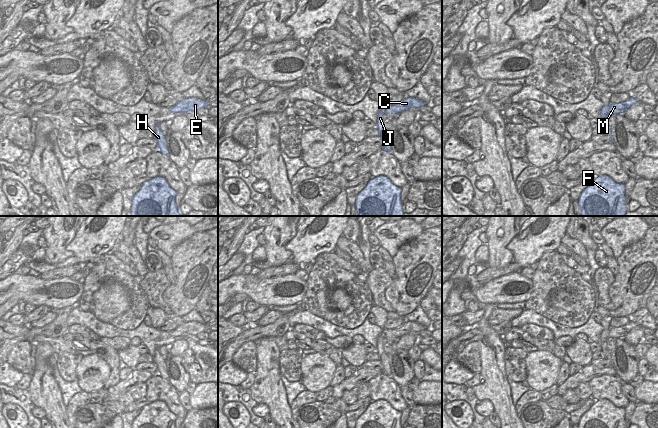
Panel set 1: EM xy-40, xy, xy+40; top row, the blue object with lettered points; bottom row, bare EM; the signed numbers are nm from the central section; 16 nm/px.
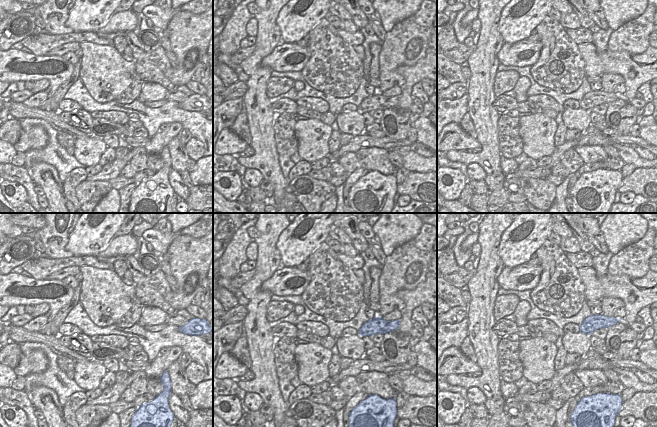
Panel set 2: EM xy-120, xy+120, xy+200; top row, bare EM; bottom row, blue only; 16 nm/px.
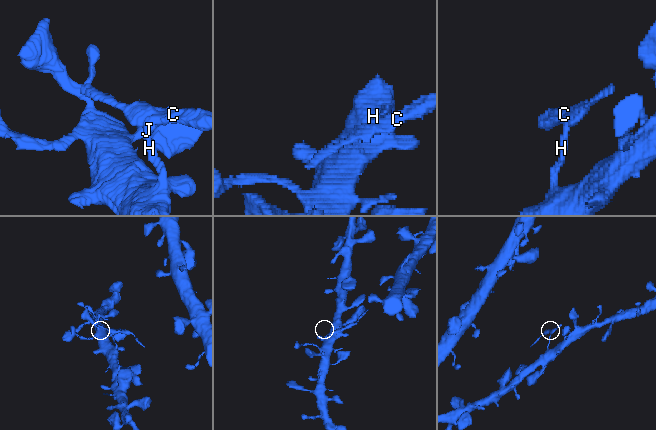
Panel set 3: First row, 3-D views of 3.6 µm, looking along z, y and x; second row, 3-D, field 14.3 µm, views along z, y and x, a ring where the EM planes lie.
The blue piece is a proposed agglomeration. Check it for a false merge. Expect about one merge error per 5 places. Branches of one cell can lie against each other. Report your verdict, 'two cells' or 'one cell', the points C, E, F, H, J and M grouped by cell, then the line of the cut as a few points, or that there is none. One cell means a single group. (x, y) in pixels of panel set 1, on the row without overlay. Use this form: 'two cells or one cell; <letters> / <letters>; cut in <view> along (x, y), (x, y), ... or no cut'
two cells; C E J M / F H; cut in xy along (383, 349), (379, 355)

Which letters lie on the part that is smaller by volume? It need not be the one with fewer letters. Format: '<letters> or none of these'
C, E, J, M

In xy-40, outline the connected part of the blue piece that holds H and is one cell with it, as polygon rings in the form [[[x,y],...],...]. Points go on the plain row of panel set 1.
[[[160,351],[157,355],[154,355],[154,362],[157,365],[157,374],[159,374],[163,379],[169,380],[165,356],[162,356]]]

